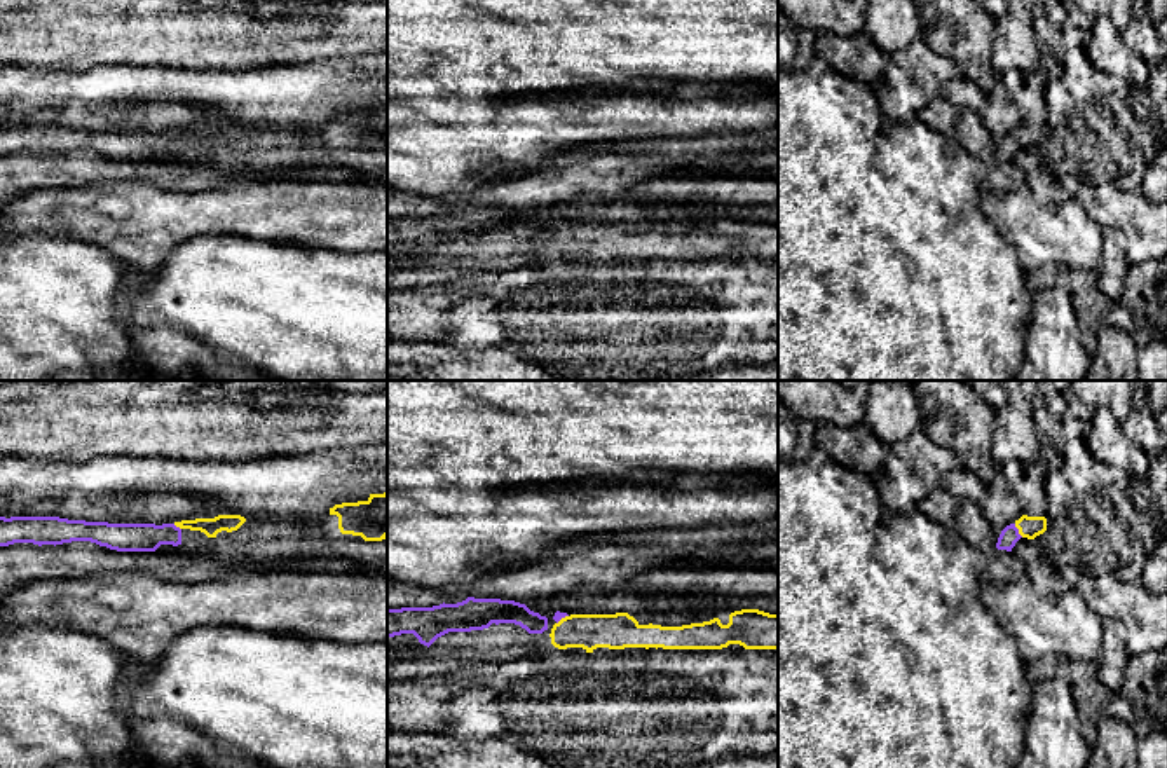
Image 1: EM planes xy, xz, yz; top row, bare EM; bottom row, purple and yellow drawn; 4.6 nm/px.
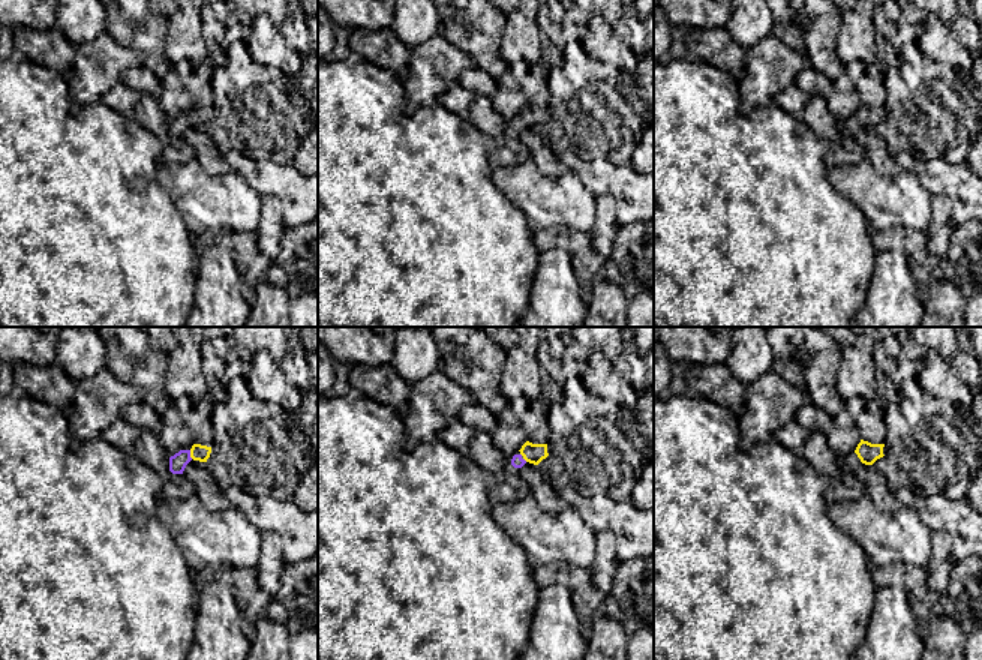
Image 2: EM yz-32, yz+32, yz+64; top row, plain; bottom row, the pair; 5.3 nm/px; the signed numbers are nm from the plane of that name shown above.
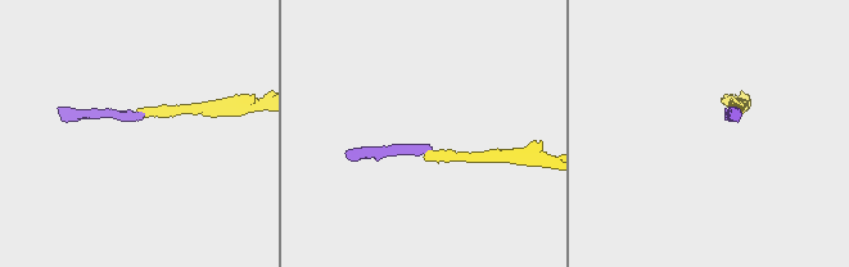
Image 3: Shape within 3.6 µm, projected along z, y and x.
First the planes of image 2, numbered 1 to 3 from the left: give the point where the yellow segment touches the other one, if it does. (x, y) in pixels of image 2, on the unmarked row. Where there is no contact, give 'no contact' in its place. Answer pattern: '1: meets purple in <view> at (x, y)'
1: meets purple in yz-32 at (189, 119)
2: no contact
3: no contact

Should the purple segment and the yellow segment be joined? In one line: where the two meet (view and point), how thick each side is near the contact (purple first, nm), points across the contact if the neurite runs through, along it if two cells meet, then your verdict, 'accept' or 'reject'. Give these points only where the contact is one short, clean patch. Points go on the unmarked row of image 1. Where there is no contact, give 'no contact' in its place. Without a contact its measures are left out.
meets purple in yz at (1017, 140); 90 nm thick on the purple side, 100 nm on the other; runs through yz (1009, 145), (1017, 140), (1030, 137); accept

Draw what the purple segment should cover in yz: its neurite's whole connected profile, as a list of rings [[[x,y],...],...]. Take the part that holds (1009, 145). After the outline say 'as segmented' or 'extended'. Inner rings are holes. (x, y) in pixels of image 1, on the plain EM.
[[[1022,124],[1013,133],[1007,134],[996,152],[998,159],[1012,161],[1015,152],[1020,147],[1034,148],[1036,145],[1047,140],[1047,127],[1045,126],[1027,126]]]; extended

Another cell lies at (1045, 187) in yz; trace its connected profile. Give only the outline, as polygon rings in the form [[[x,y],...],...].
[[[1020,147],[1012,161],[1024,173],[1026,183],[1040,204],[1055,206],[1069,197],[1034,148]]]

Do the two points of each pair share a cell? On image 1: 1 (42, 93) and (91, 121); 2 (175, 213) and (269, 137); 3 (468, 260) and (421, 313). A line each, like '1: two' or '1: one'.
1: one
2: two
3: two

